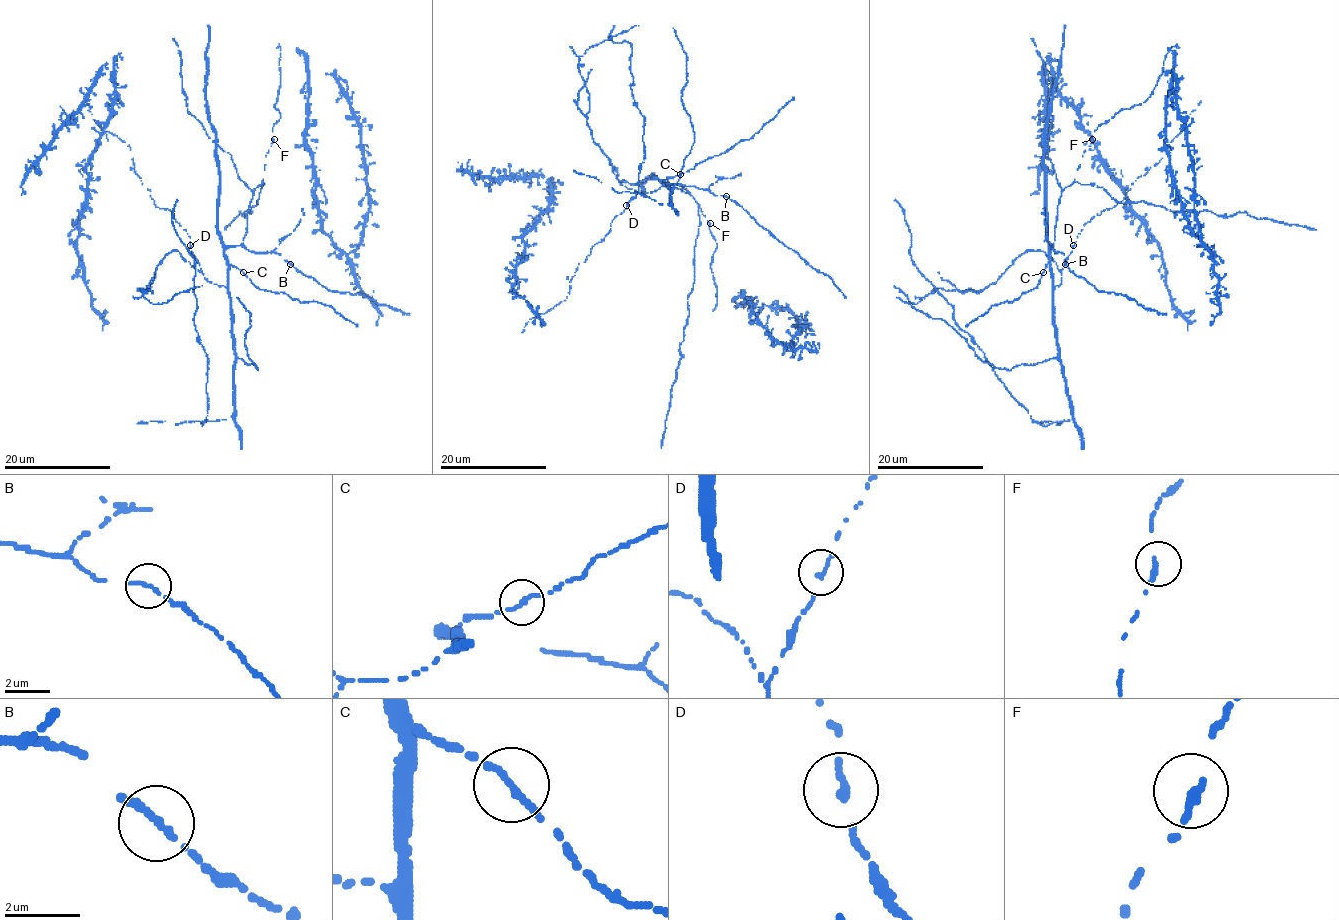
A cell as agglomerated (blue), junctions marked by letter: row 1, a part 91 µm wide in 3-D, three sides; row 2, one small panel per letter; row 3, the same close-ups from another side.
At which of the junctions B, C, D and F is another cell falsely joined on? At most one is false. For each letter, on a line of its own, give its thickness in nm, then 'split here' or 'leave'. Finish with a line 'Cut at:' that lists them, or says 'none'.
B: calibre 280 nm; leave
C: calibre 280 nm; leave
D: calibre 240 nm; leave
F: calibre 280 nm; leave
Cut at: none

